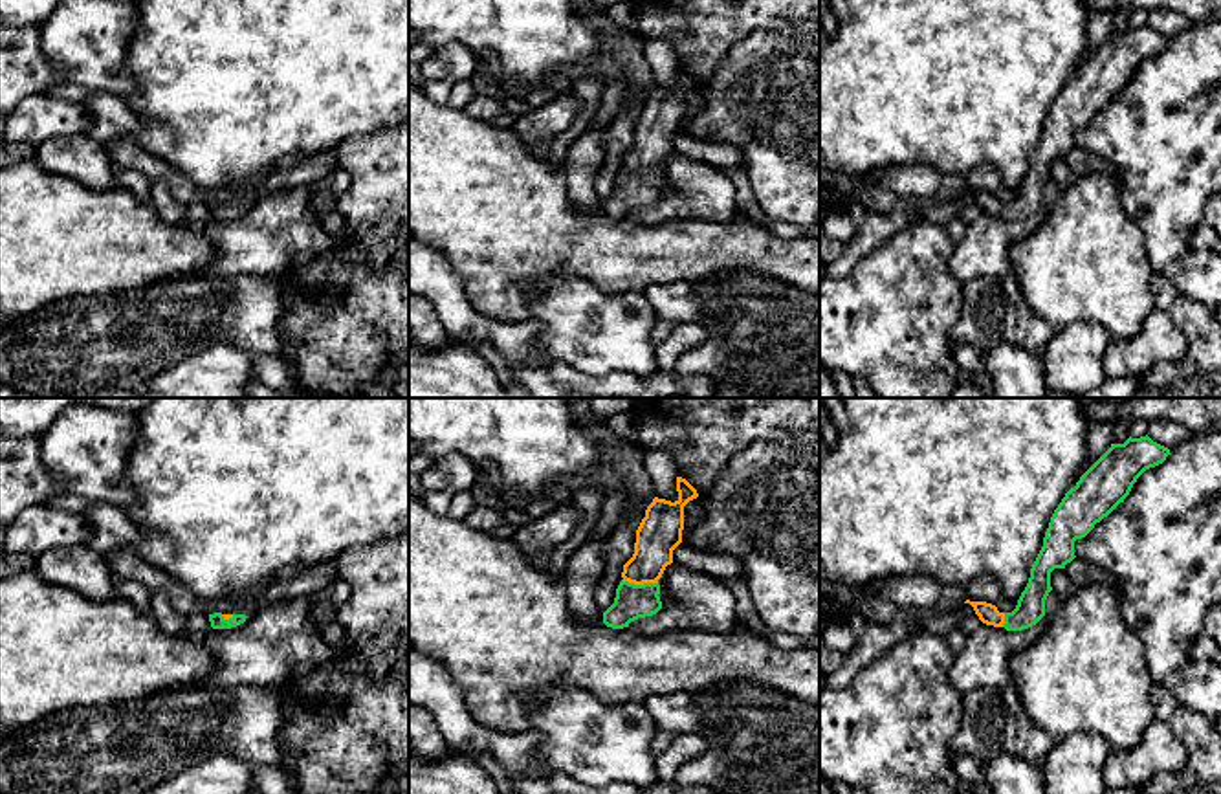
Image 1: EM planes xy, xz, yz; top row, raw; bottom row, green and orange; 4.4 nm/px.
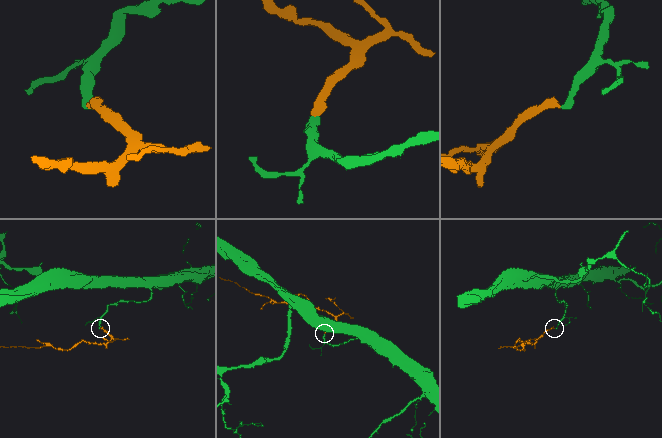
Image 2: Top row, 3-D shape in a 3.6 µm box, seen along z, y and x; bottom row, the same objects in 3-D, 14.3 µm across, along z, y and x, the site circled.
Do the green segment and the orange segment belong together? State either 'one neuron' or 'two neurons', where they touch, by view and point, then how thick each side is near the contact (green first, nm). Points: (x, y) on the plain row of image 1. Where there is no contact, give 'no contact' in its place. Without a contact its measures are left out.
one neuron; contact xz (640, 175); calibres 150 and 190 nm

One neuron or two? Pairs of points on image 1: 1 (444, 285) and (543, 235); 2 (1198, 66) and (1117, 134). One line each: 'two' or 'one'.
1: two
2: one

